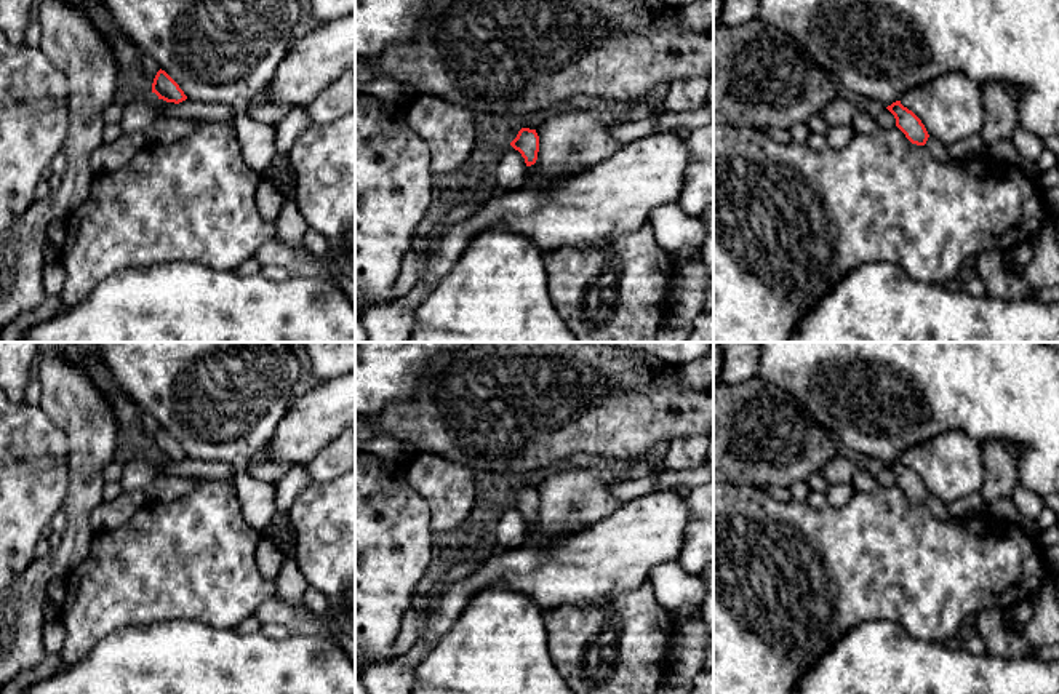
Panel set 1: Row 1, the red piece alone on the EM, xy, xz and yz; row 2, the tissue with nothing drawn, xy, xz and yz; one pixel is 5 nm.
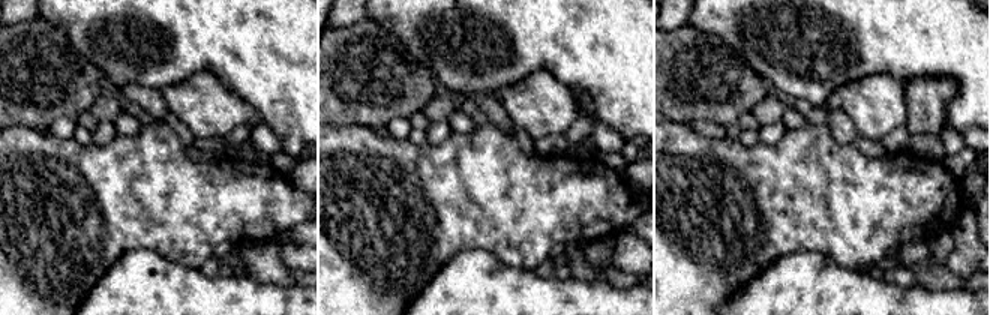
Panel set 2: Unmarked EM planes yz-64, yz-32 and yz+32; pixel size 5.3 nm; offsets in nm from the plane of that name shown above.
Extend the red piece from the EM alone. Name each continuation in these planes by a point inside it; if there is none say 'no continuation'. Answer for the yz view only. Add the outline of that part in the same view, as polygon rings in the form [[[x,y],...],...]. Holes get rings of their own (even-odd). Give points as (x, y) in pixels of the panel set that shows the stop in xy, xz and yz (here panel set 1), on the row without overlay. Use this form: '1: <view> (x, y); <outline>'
no continuation

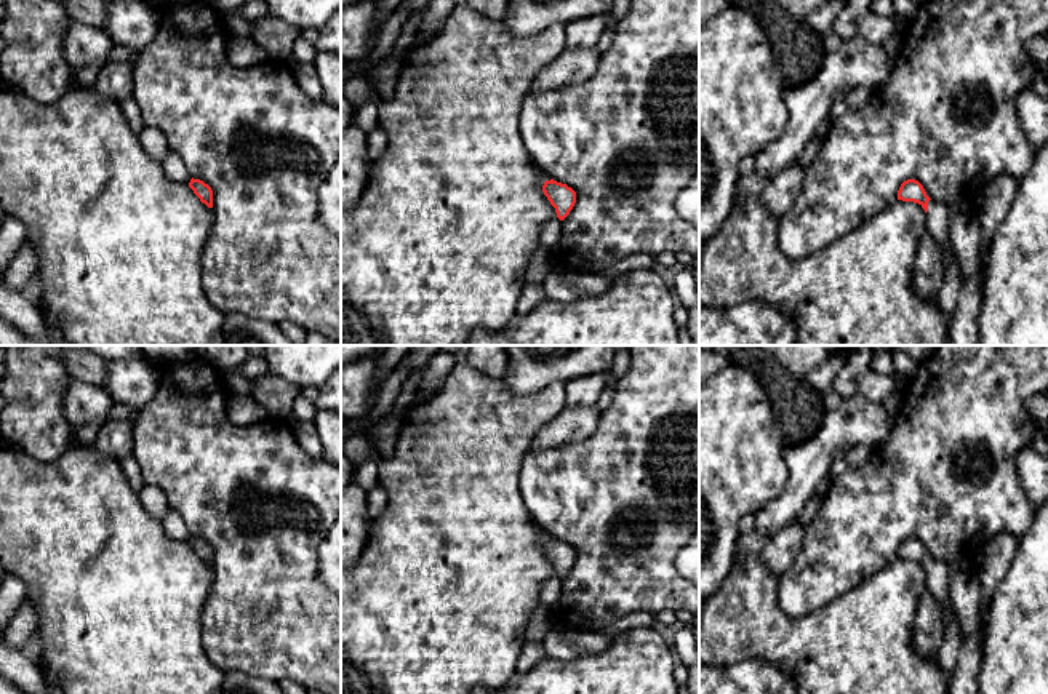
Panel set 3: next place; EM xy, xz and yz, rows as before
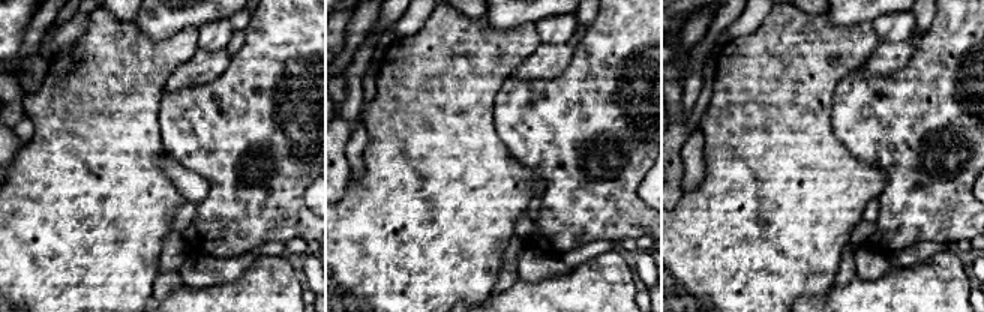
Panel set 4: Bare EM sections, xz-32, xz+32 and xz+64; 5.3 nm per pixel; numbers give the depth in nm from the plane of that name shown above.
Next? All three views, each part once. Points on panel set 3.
1: yz (938, 571); [[[930,558],[926,569],[926,587],[936,596],[936,600],[944,606],[946,612],[946,633],[944,643],[936,656],[939,667],[944,670],[947,678],[957,667],[957,659],[960,648],[963,644],[960,620],[957,617],[954,603],[950,600],[949,588],[949,566],[944,561]]]

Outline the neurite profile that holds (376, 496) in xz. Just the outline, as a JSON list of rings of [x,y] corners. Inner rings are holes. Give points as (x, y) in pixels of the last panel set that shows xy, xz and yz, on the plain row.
[[[378,483],[368,491],[368,512],[366,512],[368,528],[384,512],[386,505],[387,505],[387,493],[384,486]]]

